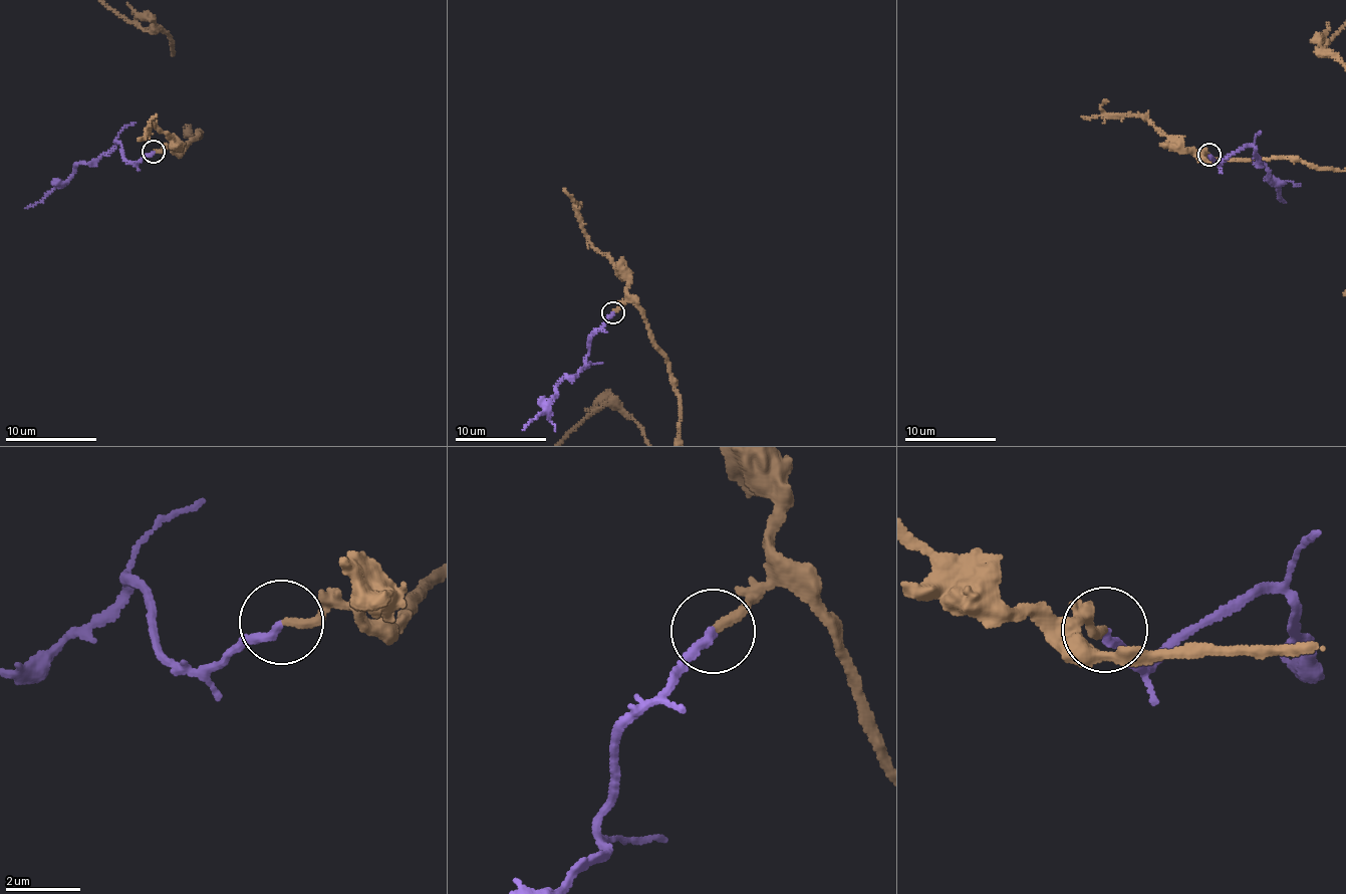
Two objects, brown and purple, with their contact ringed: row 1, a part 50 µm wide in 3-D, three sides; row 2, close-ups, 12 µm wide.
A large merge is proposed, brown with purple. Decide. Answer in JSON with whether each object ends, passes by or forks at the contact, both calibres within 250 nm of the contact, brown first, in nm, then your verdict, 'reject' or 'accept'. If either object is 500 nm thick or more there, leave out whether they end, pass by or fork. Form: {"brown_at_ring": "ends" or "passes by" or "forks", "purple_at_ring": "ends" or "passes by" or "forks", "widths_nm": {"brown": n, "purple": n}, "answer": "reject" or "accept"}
{"brown_at_ring": "ends", "purple_at_ring": "ends", "widths_nm": {"brown": 240, "purple": 240}, "answer": "accept"}

